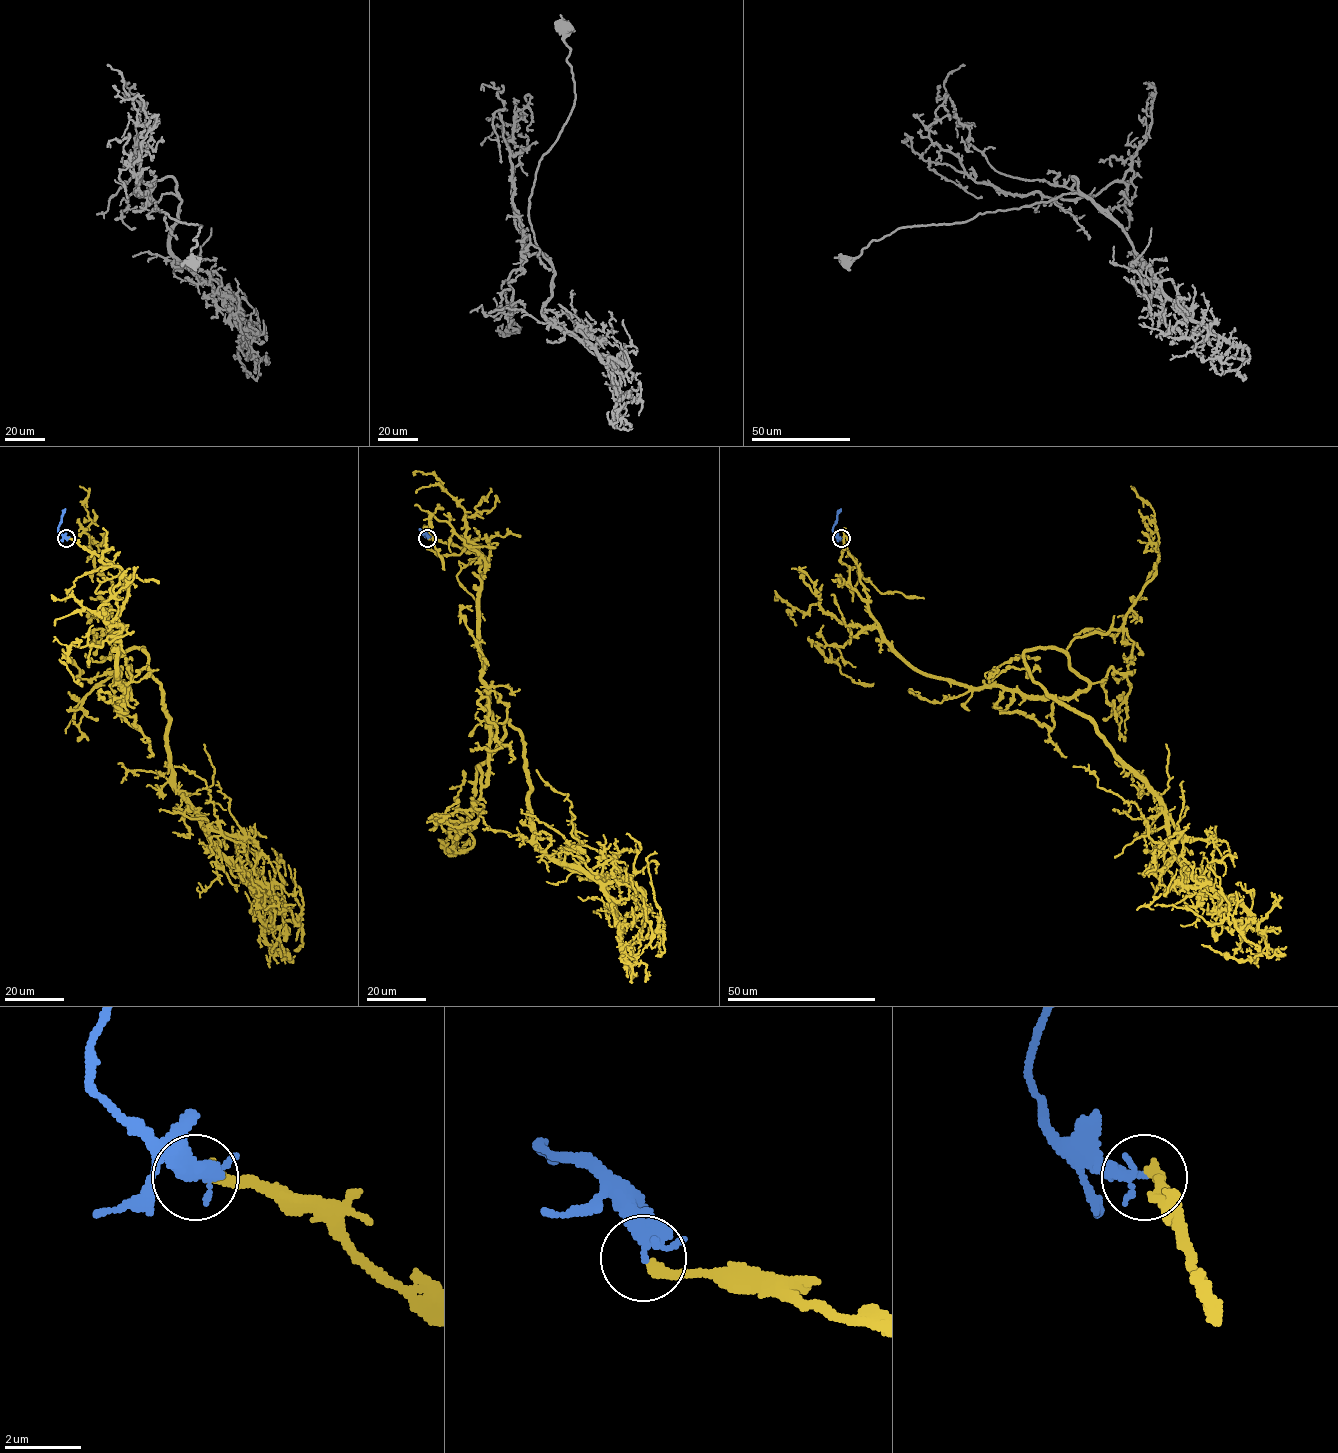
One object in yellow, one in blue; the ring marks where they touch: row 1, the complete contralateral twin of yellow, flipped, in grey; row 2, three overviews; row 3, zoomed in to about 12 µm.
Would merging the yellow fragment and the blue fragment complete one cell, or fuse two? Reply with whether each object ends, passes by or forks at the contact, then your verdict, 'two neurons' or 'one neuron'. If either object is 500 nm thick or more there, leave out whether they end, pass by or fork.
yellow ends; blue passes by; one neuron

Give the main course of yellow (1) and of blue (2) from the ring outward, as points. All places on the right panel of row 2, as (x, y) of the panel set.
1: (841, 538), (914, 667), (1074, 697), (1088, 682), (1063, 652), (1028, 649), (1030, 677), (1251, 920), (1156, 905)
2: (841, 538), (832, 531), (840, 508)

